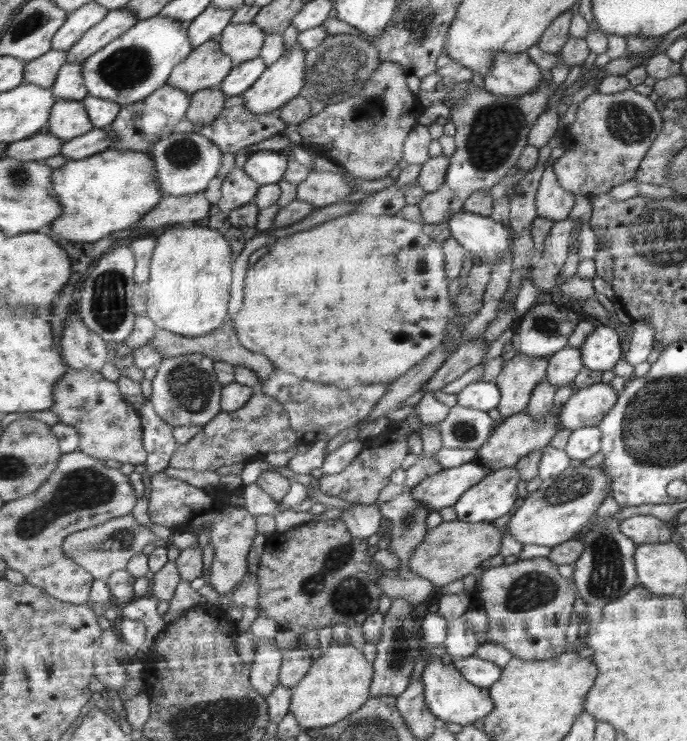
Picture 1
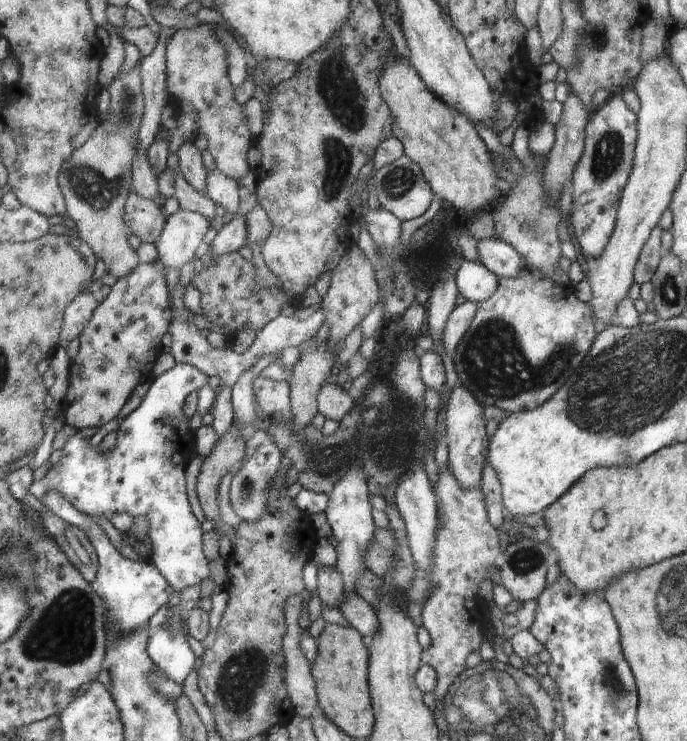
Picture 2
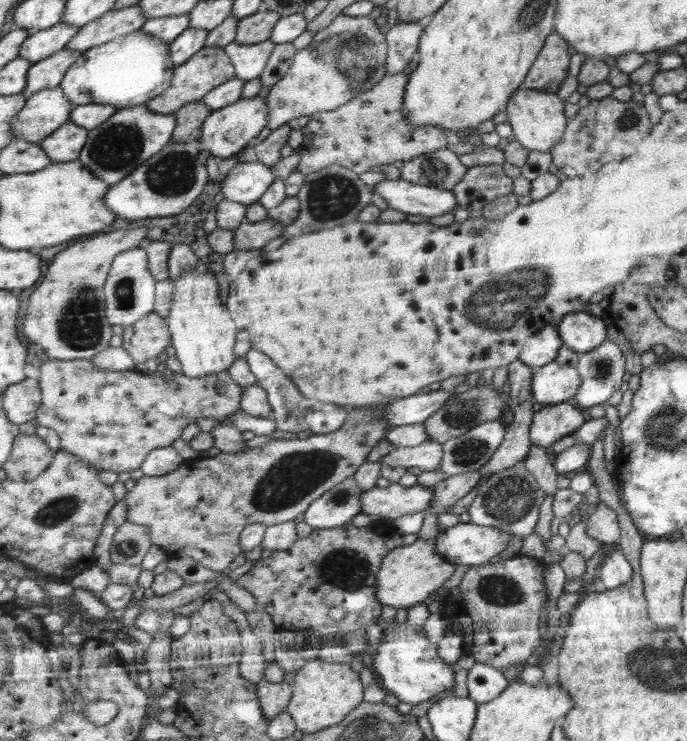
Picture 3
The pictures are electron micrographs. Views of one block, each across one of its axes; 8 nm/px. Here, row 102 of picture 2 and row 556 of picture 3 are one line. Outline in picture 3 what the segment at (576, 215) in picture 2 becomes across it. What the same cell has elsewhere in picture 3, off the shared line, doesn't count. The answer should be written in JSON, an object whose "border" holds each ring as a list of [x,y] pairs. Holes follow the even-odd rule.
{"border":[[[617,544],[605,554],[597,570],[597,577],[608,590],[623,586],[633,574],[632,565]]]}

